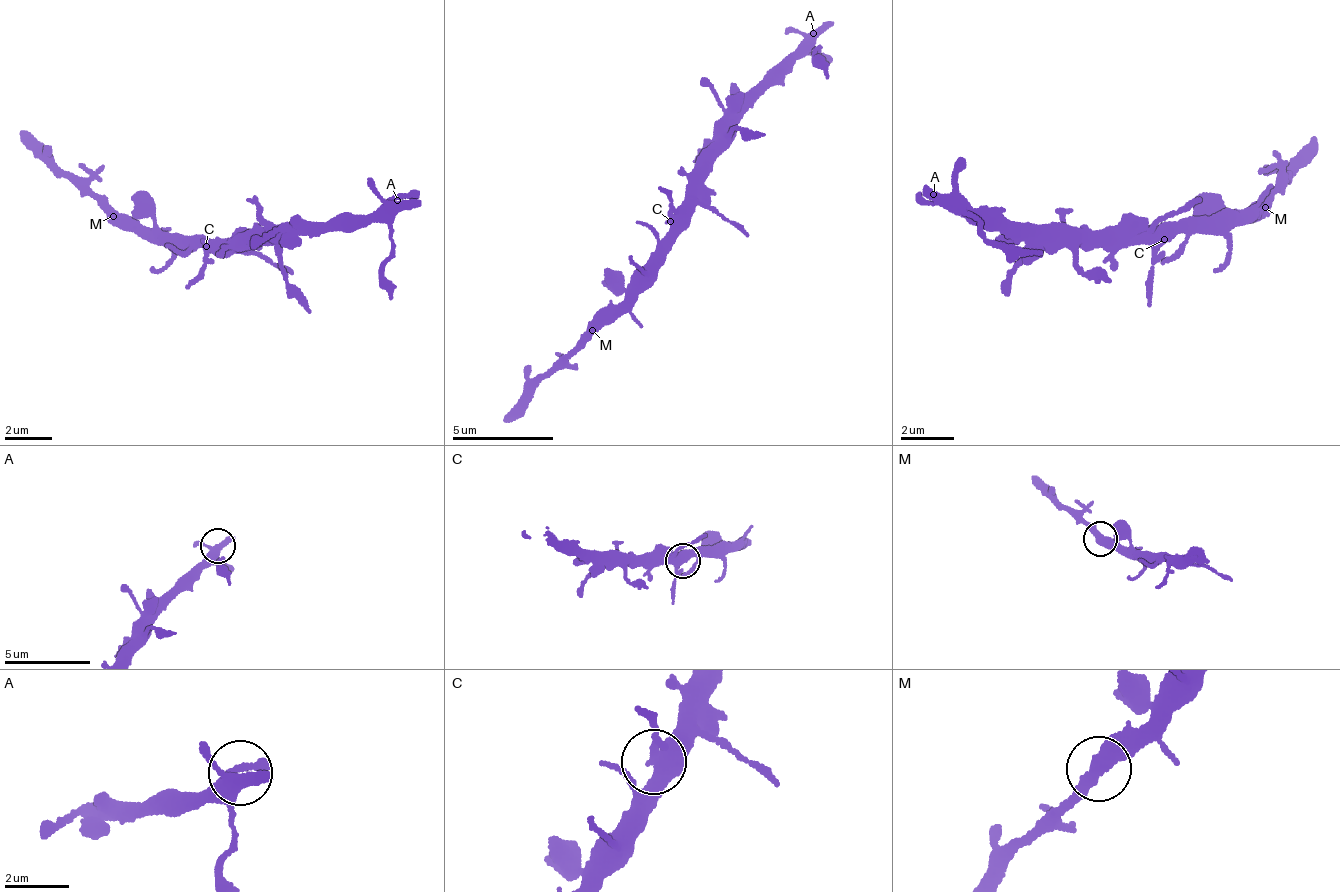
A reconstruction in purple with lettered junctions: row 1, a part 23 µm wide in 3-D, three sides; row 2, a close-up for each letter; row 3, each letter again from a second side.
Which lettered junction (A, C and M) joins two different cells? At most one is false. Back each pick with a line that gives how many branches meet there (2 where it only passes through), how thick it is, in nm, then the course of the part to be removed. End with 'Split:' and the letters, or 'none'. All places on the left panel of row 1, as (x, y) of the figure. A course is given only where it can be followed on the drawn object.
Split: none

